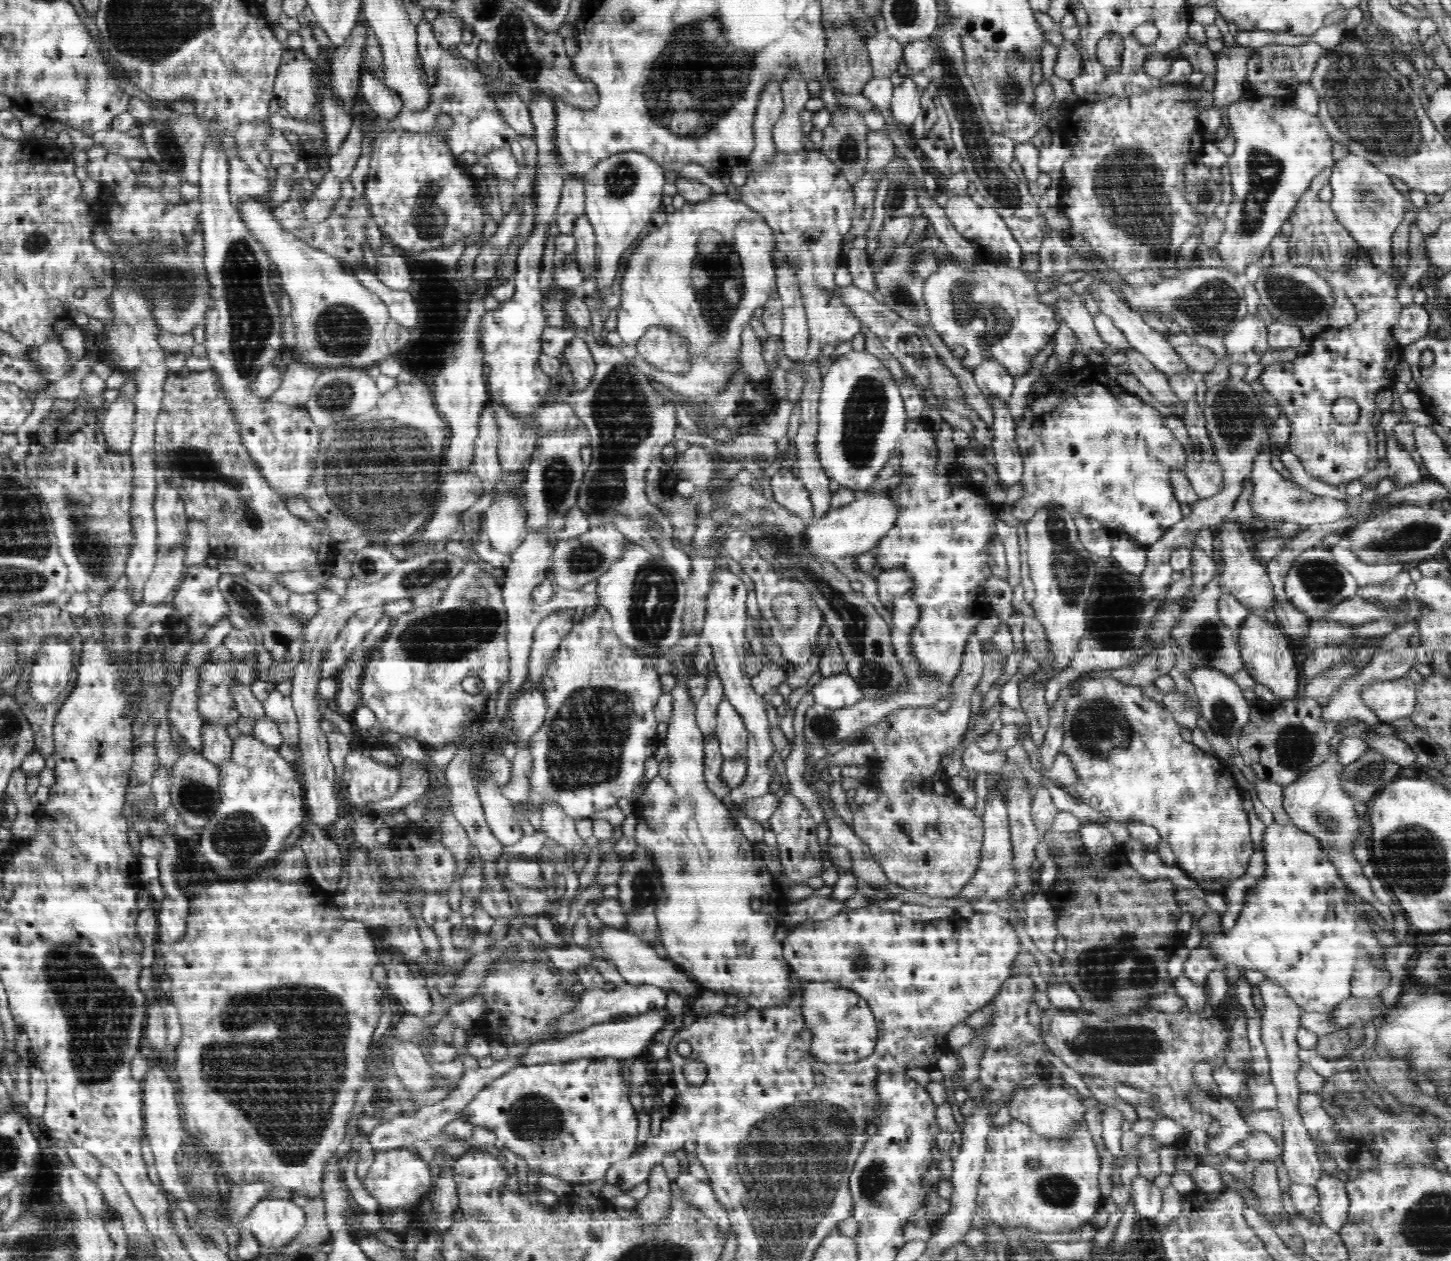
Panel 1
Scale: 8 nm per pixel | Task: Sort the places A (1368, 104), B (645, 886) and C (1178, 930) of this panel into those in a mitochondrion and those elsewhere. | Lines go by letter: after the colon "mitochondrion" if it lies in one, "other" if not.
A: mitochondrion
B: mitochondrion
C: other

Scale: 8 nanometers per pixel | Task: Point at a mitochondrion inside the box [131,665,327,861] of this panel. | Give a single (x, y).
(194, 795)

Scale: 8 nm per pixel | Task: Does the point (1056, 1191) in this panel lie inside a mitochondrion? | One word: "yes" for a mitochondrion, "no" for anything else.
yes

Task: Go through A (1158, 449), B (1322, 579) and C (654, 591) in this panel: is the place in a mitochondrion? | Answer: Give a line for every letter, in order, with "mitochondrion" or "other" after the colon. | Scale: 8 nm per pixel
A: other
B: mitochondrion
C: mitochondrion

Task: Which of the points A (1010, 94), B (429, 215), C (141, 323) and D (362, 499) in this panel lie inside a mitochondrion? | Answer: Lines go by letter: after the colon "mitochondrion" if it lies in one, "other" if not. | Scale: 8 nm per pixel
A: mitochondrion
B: mitochondrion
C: mitochondrion
D: mitochondrion

